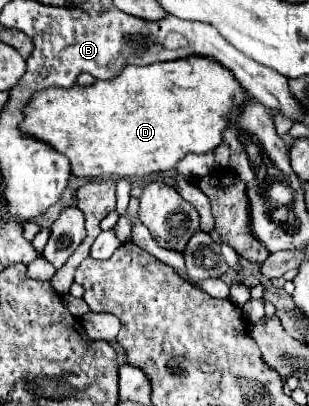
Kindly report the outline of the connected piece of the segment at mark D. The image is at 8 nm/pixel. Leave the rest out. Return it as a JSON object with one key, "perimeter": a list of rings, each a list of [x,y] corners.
{"perimeter":[[[189,56],[185,60],[173,60],[169,64],[151,64],[151,66],[141,66],[141,68],[129,66],[117,78],[113,78],[113,80],[95,80],[95,84],[85,86],[85,88],[75,84],[75,88],[69,88],[69,90],[51,88],[51,90],[45,90],[45,92],[37,92],[37,96],[33,96],[33,100],[29,102],[29,108],[25,108],[25,120],[21,124],[21,130],[29,136],[37,136],[41,140],[47,140],[55,150],[65,154],[71,160],[71,172],[75,176],[85,176],[85,178],[105,178],[105,176],[133,178],[135,176],[135,178],[143,178],[143,176],[149,176],[153,172],[173,170],[187,154],[207,154],[207,152],[213,152],[217,146],[221,146],[225,142],[223,132],[229,126],[231,116],[241,110],[247,96],[249,94],[241,88],[237,78],[233,78],[233,74],[227,68],[223,68],[223,64],[219,64],[213,58]]]}

